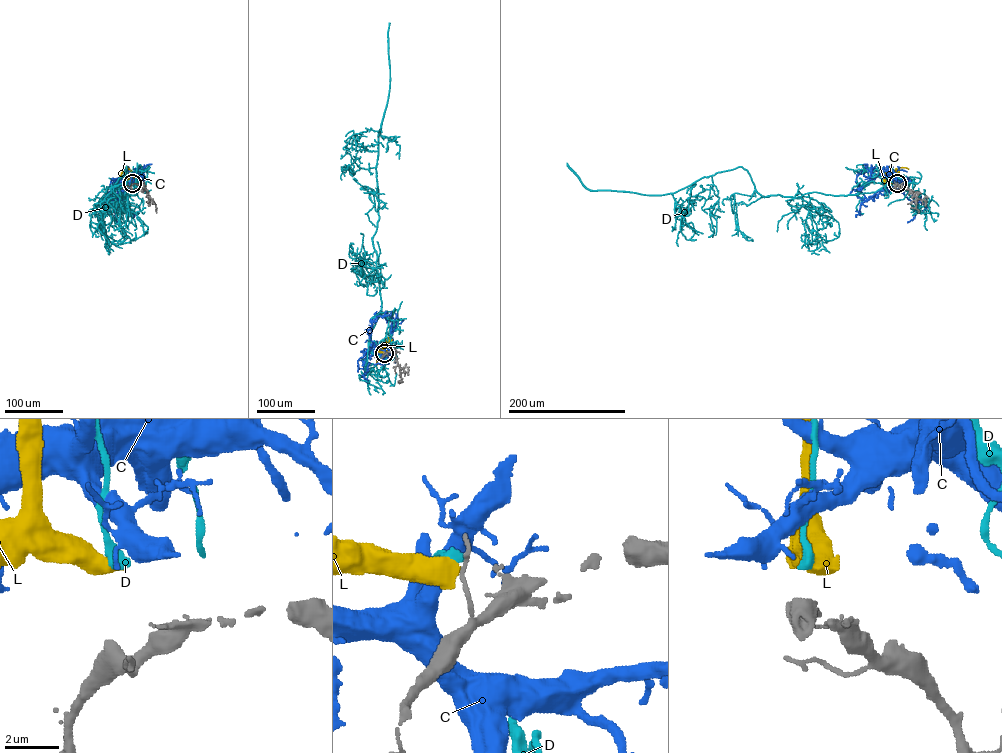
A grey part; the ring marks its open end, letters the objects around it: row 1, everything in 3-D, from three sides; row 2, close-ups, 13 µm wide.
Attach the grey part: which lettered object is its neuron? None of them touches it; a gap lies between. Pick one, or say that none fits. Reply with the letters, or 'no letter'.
L

